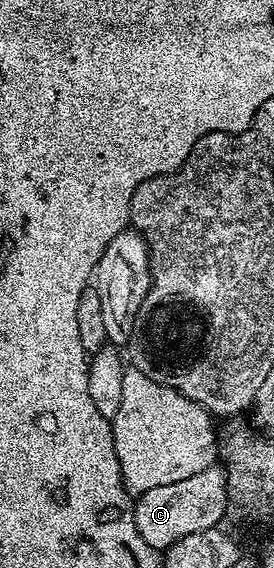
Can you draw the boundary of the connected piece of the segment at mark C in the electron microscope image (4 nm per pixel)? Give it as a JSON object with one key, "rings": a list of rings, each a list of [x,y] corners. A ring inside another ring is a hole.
{"rings":[[[216,464],[202,472],[194,472],[194,476],[186,480],[178,480],[178,484],[162,484],[162,488],[150,488],[150,492],[135,499],[132,507],[138,536],[142,536],[150,548],[161,552],[182,540],[182,536],[217,529],[224,518],[224,510],[228,509],[226,474]]]}

